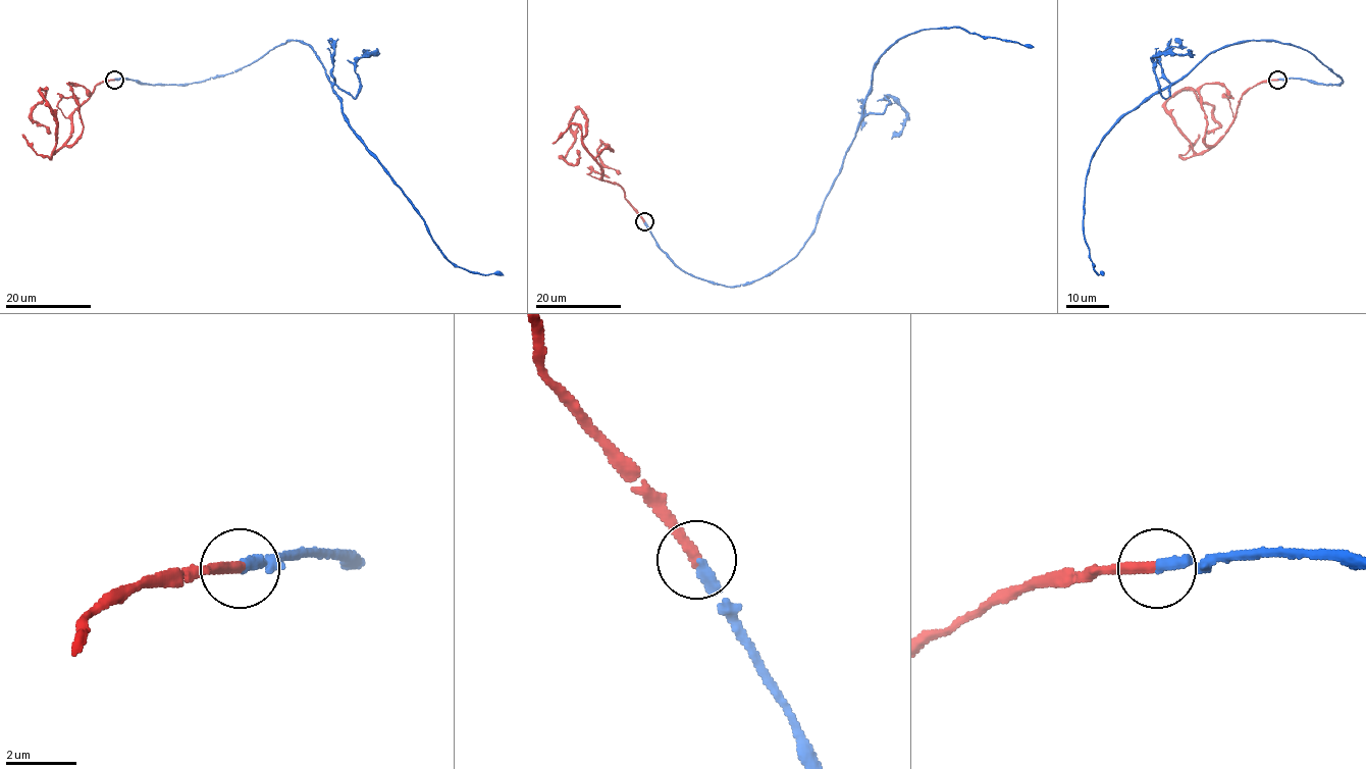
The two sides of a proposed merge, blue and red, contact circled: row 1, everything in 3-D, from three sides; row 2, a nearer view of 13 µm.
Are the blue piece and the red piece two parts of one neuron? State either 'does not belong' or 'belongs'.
belongs

